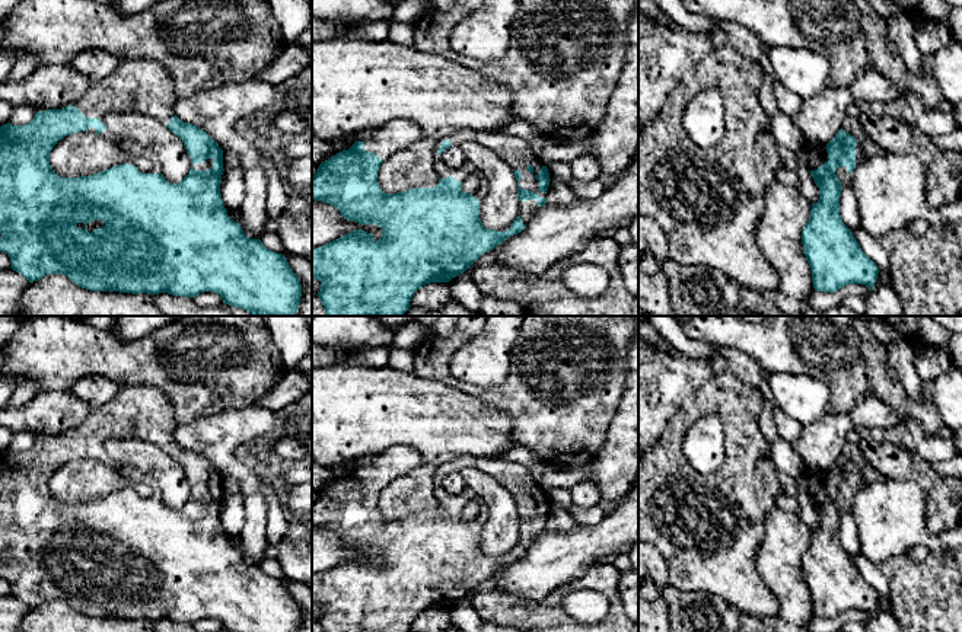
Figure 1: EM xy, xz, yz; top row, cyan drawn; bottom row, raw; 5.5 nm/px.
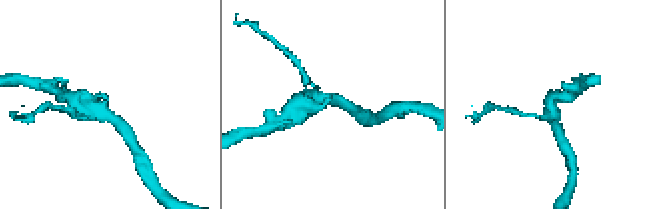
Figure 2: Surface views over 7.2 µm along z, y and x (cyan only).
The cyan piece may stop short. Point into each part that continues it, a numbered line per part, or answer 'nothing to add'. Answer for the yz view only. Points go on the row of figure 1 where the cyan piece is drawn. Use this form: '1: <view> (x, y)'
1: yz (843, 174)

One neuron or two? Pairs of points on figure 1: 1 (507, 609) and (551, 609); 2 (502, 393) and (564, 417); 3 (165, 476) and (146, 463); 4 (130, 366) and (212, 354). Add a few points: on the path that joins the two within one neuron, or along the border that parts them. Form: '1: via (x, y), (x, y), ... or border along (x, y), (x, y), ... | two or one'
1: via (518, 609), (541, 609) | one
2: via (518, 396), (542, 396), (548, 402) | one
3: via (161, 472), (150, 463) | one
4: via (150, 361), (191, 358) | one

